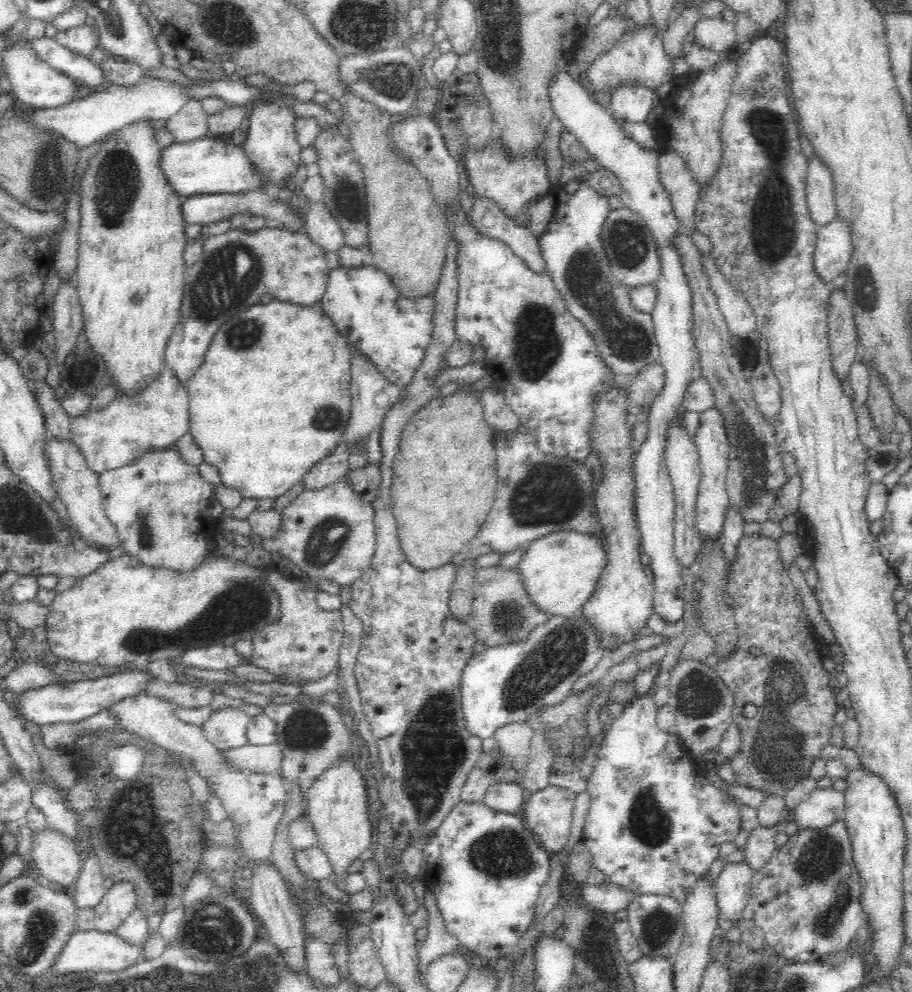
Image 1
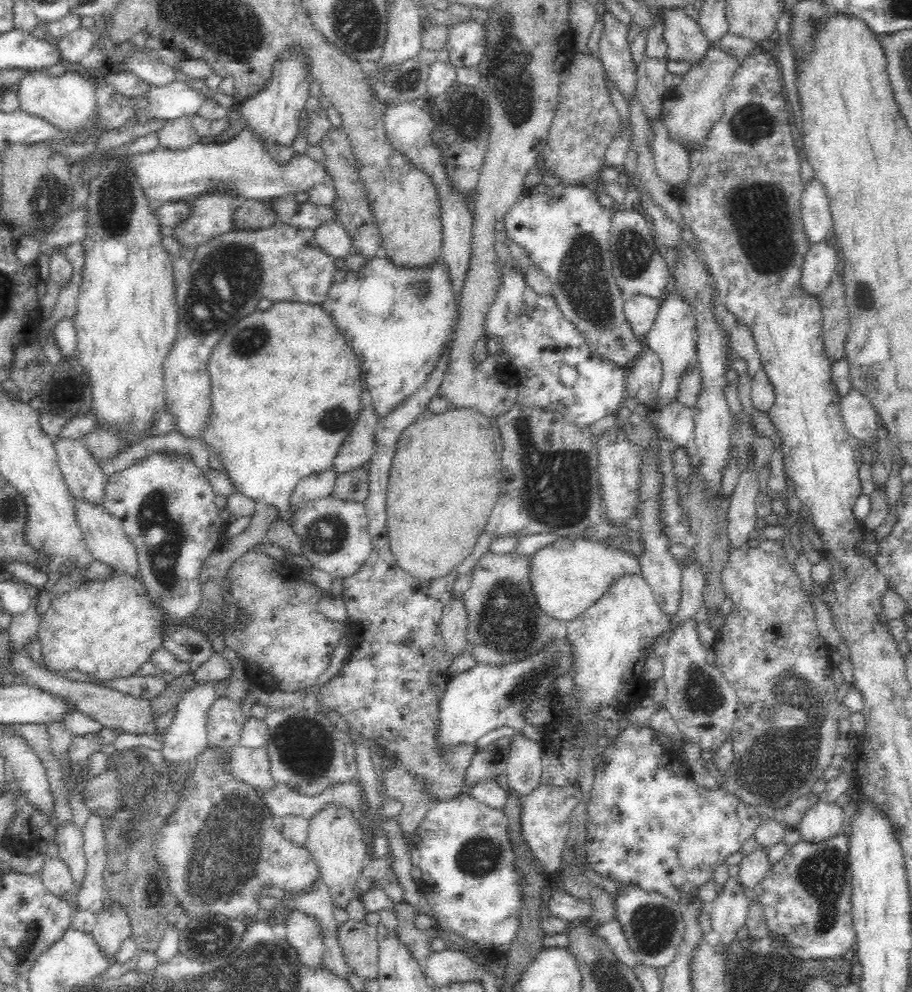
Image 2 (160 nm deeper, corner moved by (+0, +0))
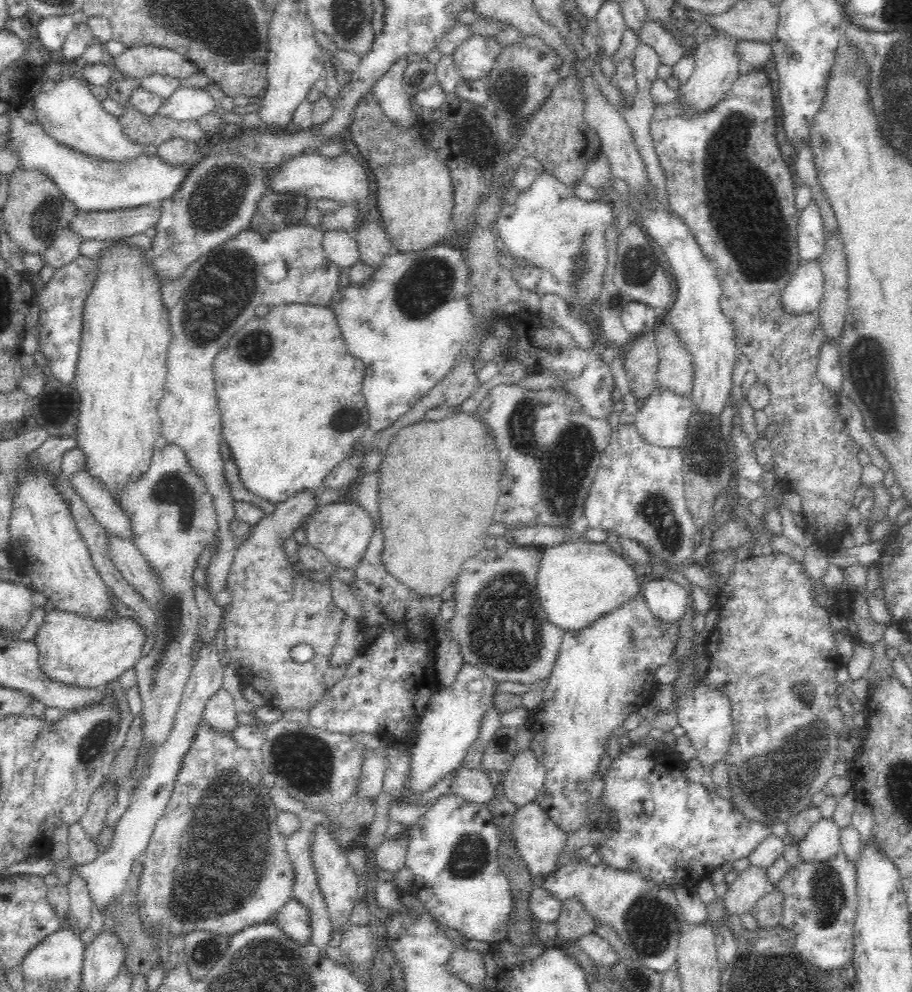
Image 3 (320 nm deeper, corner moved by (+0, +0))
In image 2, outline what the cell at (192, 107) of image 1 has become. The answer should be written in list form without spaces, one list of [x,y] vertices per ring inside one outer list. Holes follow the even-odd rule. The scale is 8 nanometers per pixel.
[[[180,116],[176,119],[161,121],[156,132],[159,144],[170,149],[185,149],[198,143],[200,135],[194,127],[194,116]]]

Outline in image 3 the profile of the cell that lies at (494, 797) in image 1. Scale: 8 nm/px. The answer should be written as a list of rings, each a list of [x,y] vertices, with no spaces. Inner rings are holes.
[[[456,769],[452,791],[463,800],[475,804],[488,804],[496,800],[497,788],[492,786],[488,773],[479,769]]]

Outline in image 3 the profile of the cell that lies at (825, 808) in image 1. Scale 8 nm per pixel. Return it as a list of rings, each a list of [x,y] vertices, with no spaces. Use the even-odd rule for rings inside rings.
[[[821,817],[818,822],[814,822],[810,830],[806,832],[806,836],[797,842],[800,859],[820,862],[820,860],[834,856],[841,847],[840,830],[840,826],[835,824],[833,818]]]

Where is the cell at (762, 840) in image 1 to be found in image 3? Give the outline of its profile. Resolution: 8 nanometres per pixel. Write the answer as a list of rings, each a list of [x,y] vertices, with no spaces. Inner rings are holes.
[[[750,864],[732,884],[728,884],[724,906],[728,914],[748,913],[752,905],[770,889],[767,870]]]

